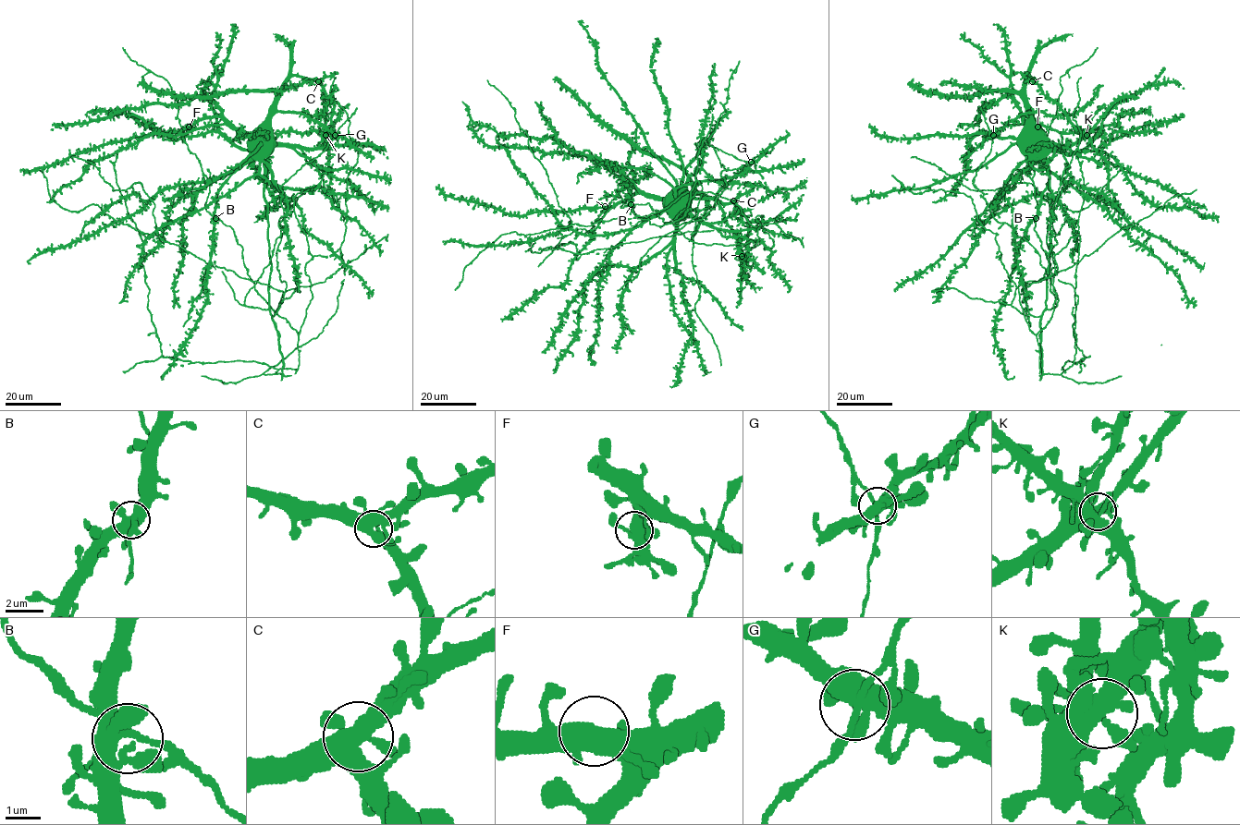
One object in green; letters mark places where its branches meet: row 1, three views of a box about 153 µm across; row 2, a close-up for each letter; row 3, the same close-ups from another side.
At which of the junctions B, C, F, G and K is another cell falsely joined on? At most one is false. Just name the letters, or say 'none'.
none

